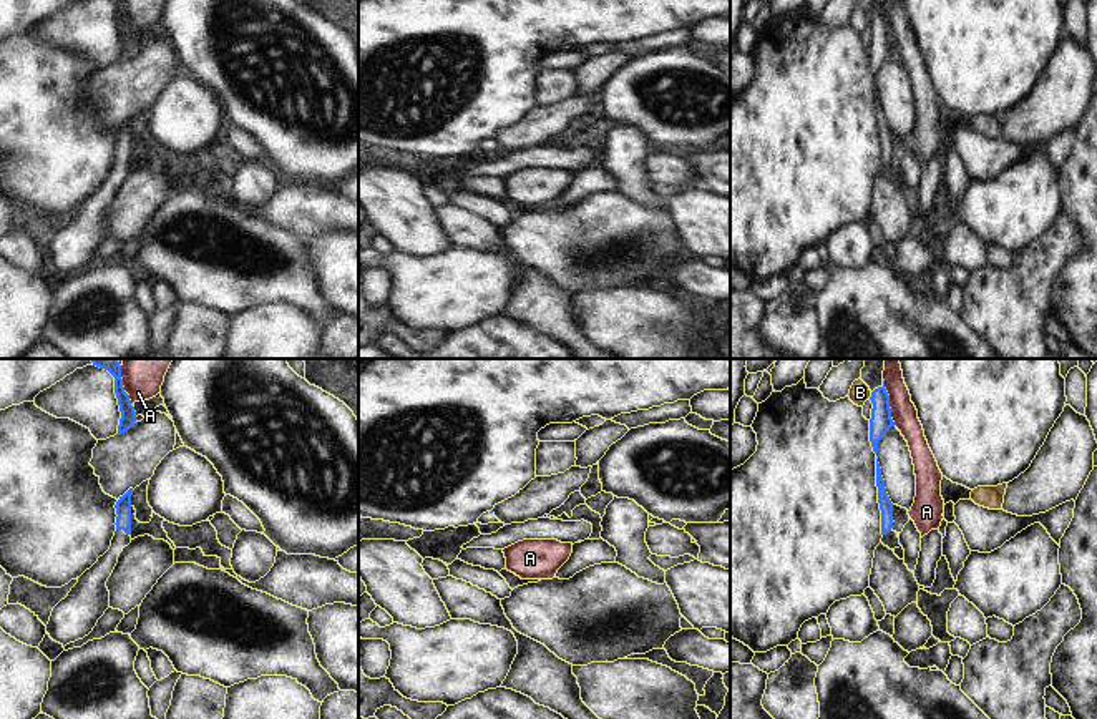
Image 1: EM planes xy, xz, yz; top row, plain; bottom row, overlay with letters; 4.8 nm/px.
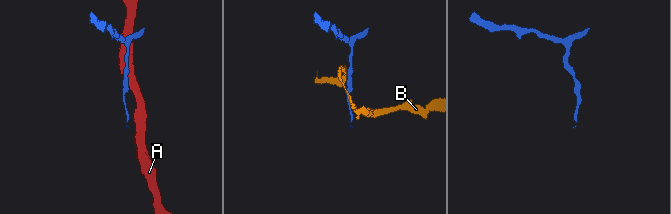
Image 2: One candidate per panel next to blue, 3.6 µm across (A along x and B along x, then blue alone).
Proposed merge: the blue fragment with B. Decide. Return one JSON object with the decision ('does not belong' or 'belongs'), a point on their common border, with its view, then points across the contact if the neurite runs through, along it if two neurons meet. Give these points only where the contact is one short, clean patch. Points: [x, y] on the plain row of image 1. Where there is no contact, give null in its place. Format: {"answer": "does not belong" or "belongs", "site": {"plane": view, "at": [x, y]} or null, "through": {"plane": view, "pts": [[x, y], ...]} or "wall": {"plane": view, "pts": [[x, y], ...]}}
{"answer": "does not belong", "site": {"plane": "yz", "at": [872, 24]}, "wall": {"plane": "yz", "pts": [[872, 20], [868, 27]]}}

